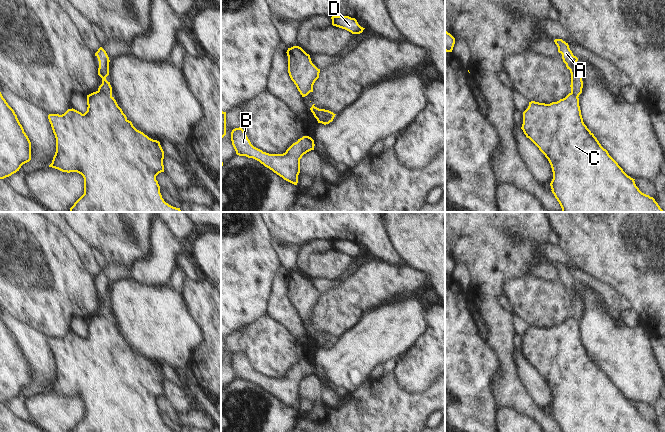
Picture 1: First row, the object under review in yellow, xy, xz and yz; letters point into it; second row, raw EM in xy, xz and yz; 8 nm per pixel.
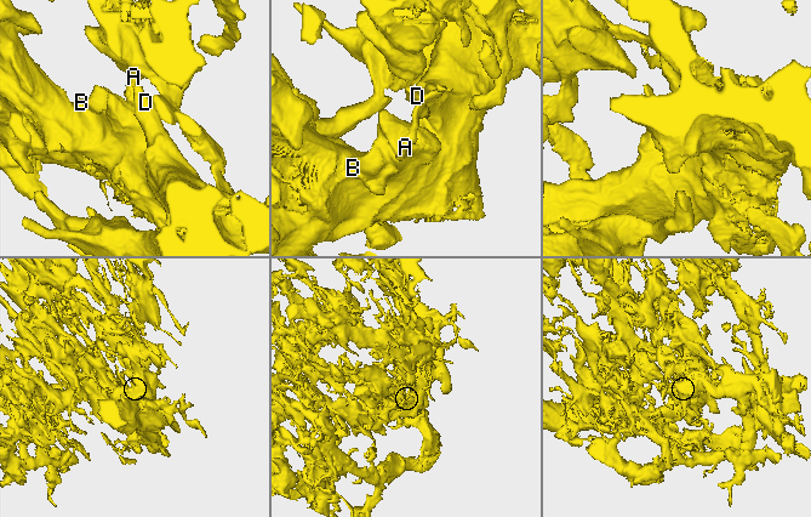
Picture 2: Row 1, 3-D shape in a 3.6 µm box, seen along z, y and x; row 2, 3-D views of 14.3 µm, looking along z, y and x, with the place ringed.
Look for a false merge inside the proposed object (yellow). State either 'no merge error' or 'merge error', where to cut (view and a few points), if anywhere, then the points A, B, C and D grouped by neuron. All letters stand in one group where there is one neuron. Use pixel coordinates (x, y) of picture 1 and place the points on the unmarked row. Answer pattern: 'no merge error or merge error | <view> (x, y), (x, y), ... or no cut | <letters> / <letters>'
merge error | xy (97, 315), (111, 320) | A / B C D

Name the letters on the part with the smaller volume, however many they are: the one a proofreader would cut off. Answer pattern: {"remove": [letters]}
{"remove": ["A"]}

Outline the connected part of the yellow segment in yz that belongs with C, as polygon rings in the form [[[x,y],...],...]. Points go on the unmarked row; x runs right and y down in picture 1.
[[[569,317],[550,328],[529,326],[521,353],[548,383],[553,403],[551,415],[561,432],[660,432],[653,421],[642,417],[604,373],[583,346],[579,322]]]

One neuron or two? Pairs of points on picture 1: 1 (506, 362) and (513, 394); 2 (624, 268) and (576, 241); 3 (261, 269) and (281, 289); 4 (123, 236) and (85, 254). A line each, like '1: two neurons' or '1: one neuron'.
1: one neuron
2: one neuron
3: two neurons
4: two neurons

